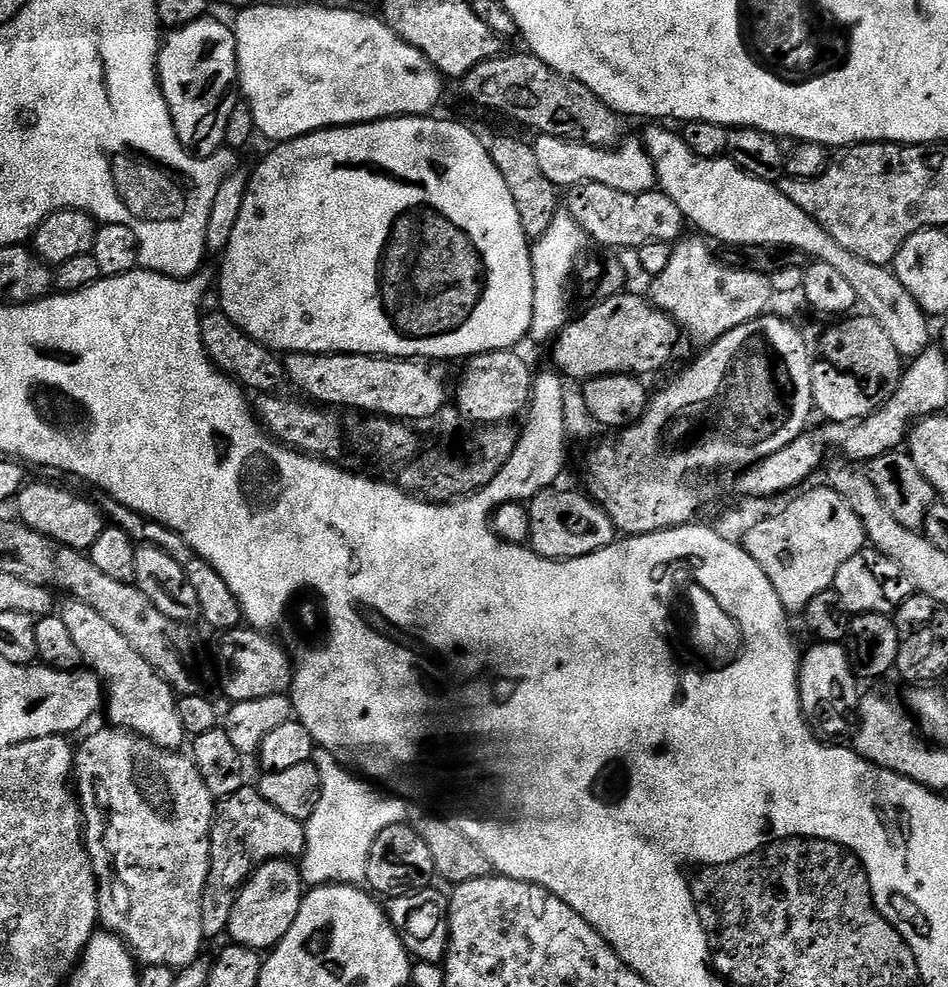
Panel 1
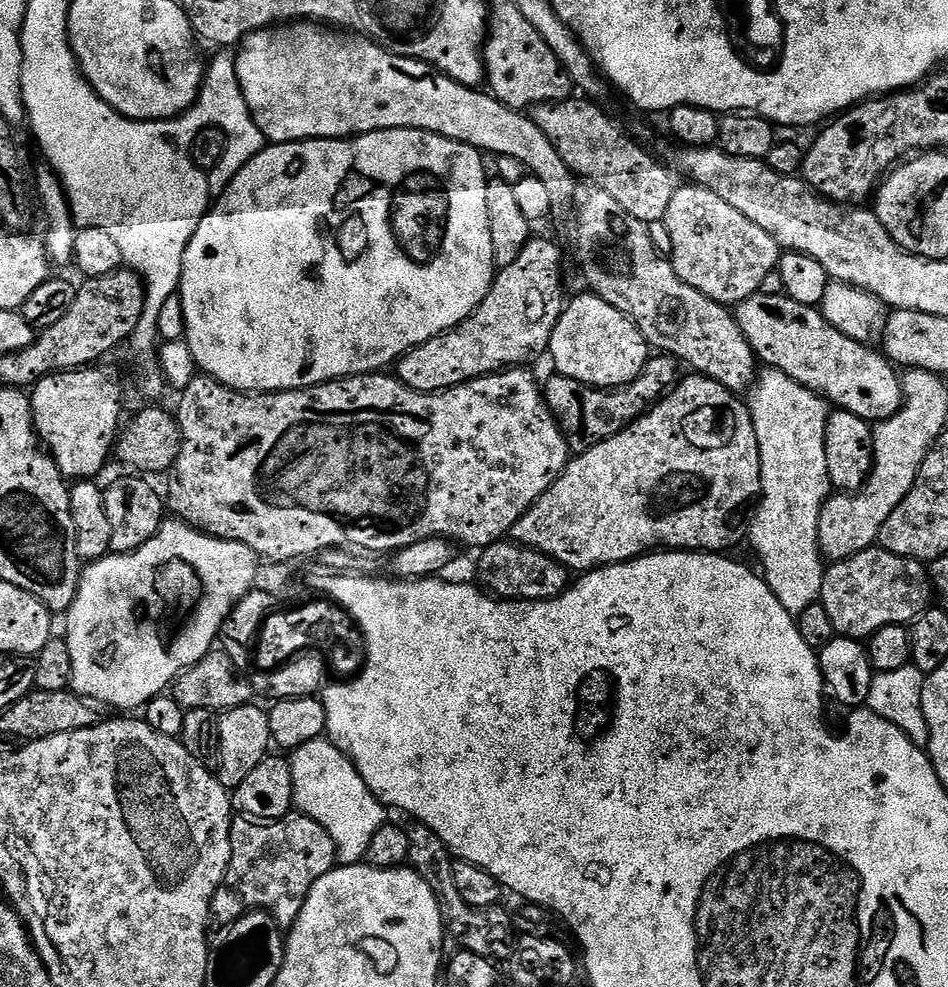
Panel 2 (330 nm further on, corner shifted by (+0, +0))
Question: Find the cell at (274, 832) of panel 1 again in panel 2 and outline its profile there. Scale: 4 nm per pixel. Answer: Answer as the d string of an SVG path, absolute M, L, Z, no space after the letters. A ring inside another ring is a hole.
M289 814L271 822L233 815L230 862L224 881L212 899L211 919L227 926L247 912L268 912L287 930L298 918L314 882L337 864L336 847L330 834L306 815Z

